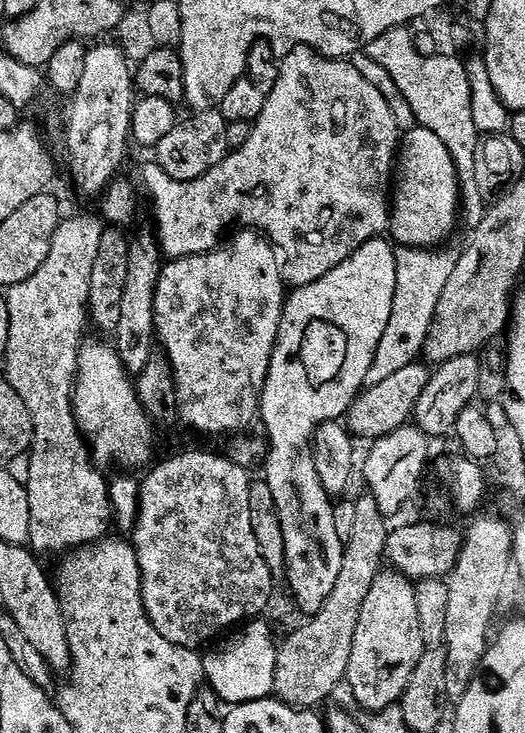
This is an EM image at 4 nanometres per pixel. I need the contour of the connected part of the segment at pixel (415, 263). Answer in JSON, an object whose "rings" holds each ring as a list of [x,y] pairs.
{"rings":[[[403,246],[396,248],[398,282],[394,290],[394,310],[390,310],[390,322],[386,322],[386,334],[382,334],[382,342],[378,342],[370,374],[366,374],[365,388],[378,386],[378,382],[390,378],[390,374],[421,359],[442,290],[446,290],[446,282],[450,282],[450,274],[454,274],[456,269],[457,253],[440,251]]]}

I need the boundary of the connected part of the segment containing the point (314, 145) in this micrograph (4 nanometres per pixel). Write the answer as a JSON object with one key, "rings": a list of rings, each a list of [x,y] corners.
{"rings":[[[295,48],[279,63],[280,68],[278,67],[276,72],[276,81],[270,90],[270,98],[266,98],[266,106],[262,106],[262,114],[251,125],[252,133],[245,138],[244,145],[237,152],[236,149],[229,151],[221,164],[193,180],[172,180],[170,174],[160,169],[159,164],[149,162],[144,168],[144,184],[152,195],[153,206],[156,207],[156,231],[154,232],[158,237],[159,248],[168,260],[181,260],[187,256],[212,252],[215,248],[221,247],[222,241],[233,229],[255,230],[271,240],[272,247],[276,249],[280,277],[284,279],[289,289],[295,290],[310,282],[318,282],[318,278],[330,274],[334,266],[350,258],[354,250],[358,250],[366,242],[383,237],[388,232],[390,193],[394,188],[394,165],[398,159],[398,145],[402,139],[402,131],[395,122],[389,97],[367,81],[347,59],[332,60],[329,56],[322,56],[319,52],[315,52],[313,48]]]}

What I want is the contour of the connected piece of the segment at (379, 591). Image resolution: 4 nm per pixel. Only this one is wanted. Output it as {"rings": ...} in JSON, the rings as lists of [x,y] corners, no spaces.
{"rings":[[[384,570],[367,590],[364,600],[359,601],[358,630],[354,630],[346,684],[352,687],[353,698],[362,707],[369,708],[372,714],[380,714],[403,697],[426,647],[413,581],[401,572]]]}

